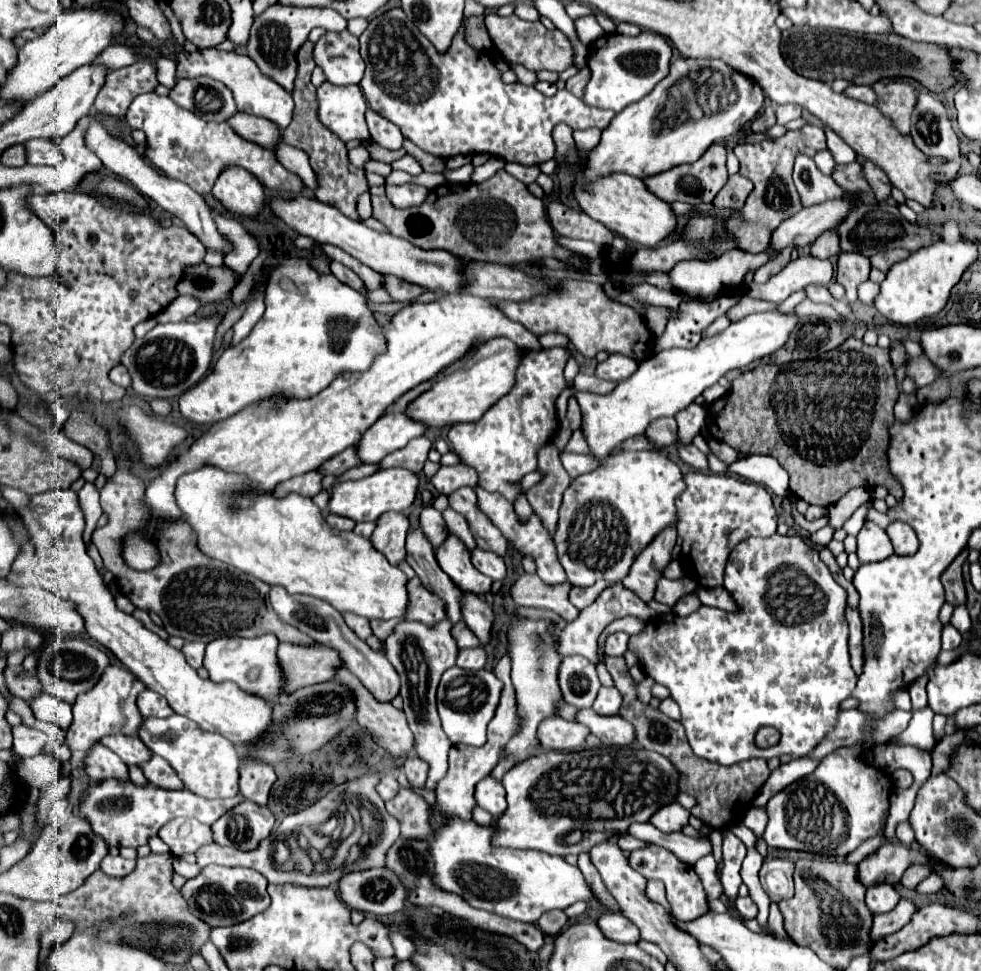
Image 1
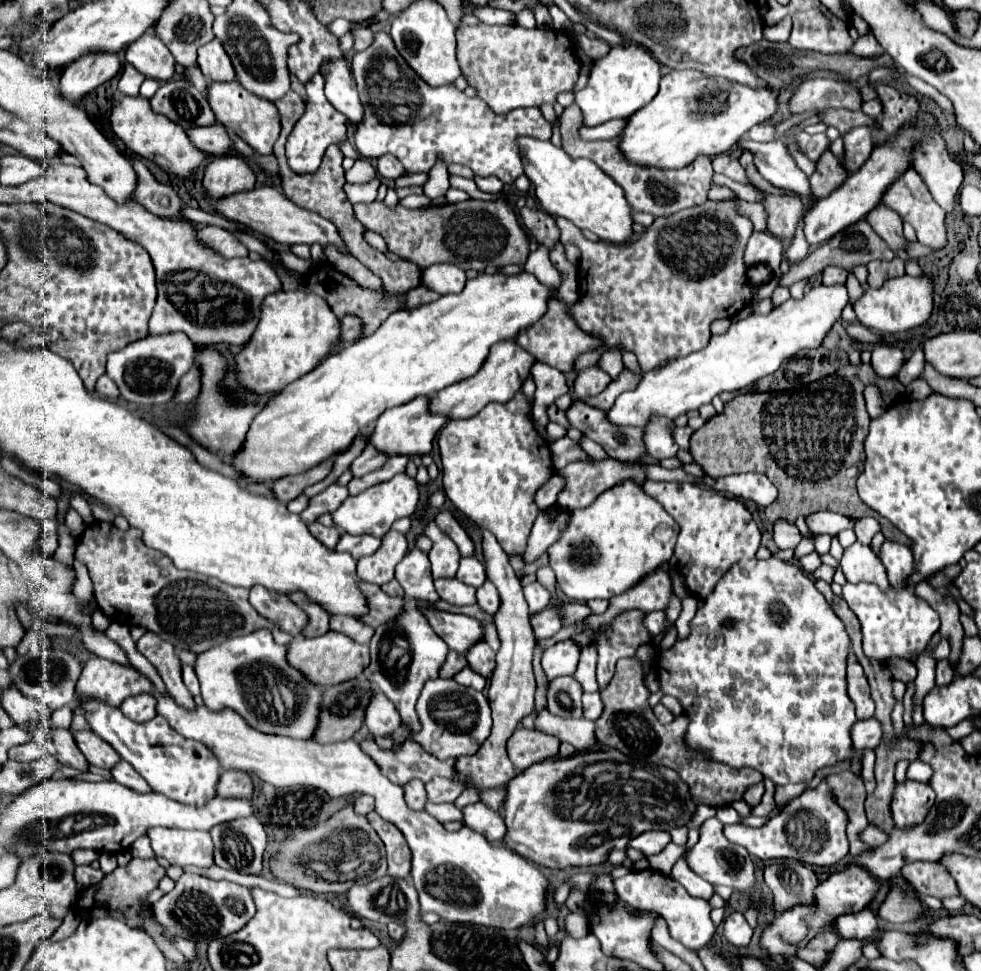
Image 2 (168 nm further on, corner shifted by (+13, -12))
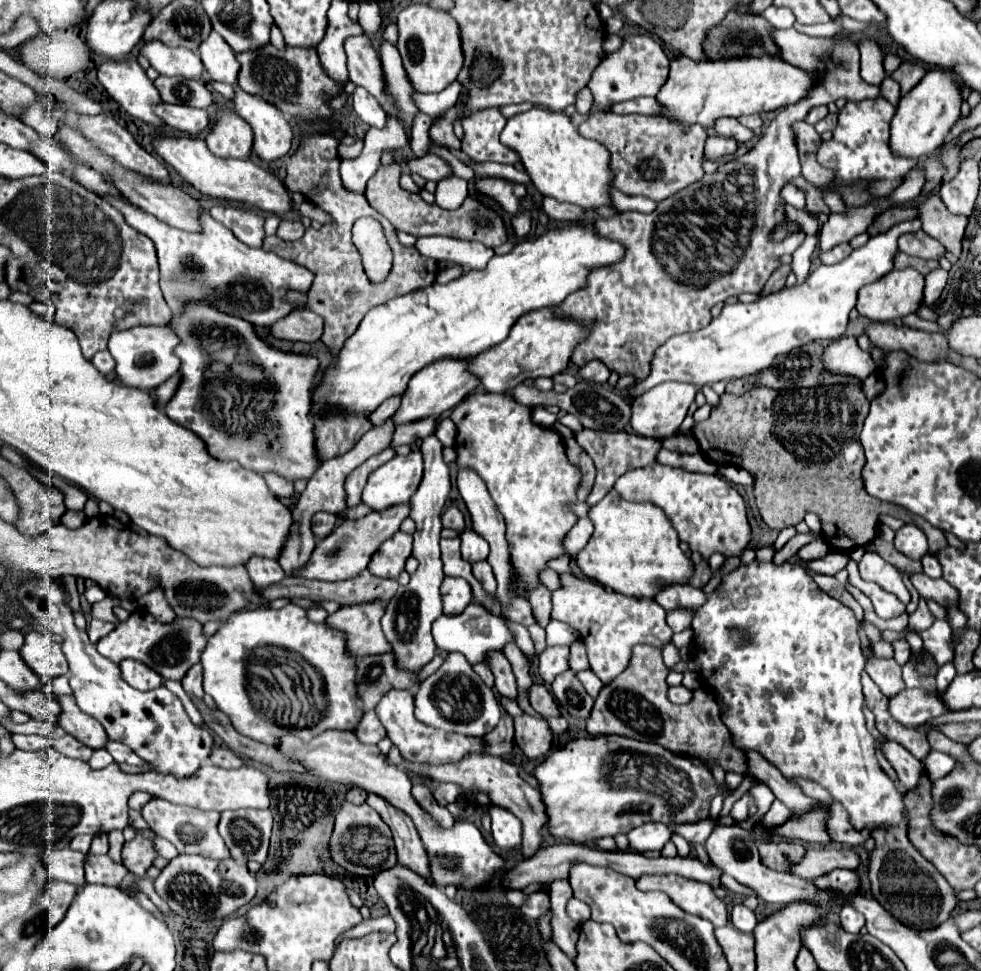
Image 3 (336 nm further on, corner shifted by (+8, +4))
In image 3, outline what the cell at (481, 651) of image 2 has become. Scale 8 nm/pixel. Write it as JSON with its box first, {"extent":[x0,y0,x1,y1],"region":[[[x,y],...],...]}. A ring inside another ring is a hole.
{"extent":[487,652,517,700],"region":[[[489,652],[487,654],[487,664],[495,676],[495,688],[501,696],[507,696],[511,700],[517,698],[517,684],[515,684],[515,676],[511,670],[509,660],[505,658],[503,652]]]}

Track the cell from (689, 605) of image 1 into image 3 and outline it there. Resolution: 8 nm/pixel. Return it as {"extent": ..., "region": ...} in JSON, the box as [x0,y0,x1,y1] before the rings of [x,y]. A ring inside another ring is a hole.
{"extent":[661,642,681,668],"region":[[[667,642],[661,650],[663,650],[663,660],[665,660],[665,666],[667,666],[667,668],[675,666],[675,664],[681,660],[681,658],[679,658],[679,648],[675,648],[673,642]]]}

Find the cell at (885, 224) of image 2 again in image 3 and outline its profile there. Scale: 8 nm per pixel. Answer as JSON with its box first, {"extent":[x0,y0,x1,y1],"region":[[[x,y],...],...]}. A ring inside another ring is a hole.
{"extent":[899,230,945,260],"region":[[[923,230],[903,234],[899,238],[899,250],[911,256],[929,258],[929,260],[937,260],[939,256],[945,254],[945,248],[937,240],[933,240],[929,234],[925,234]]]}

